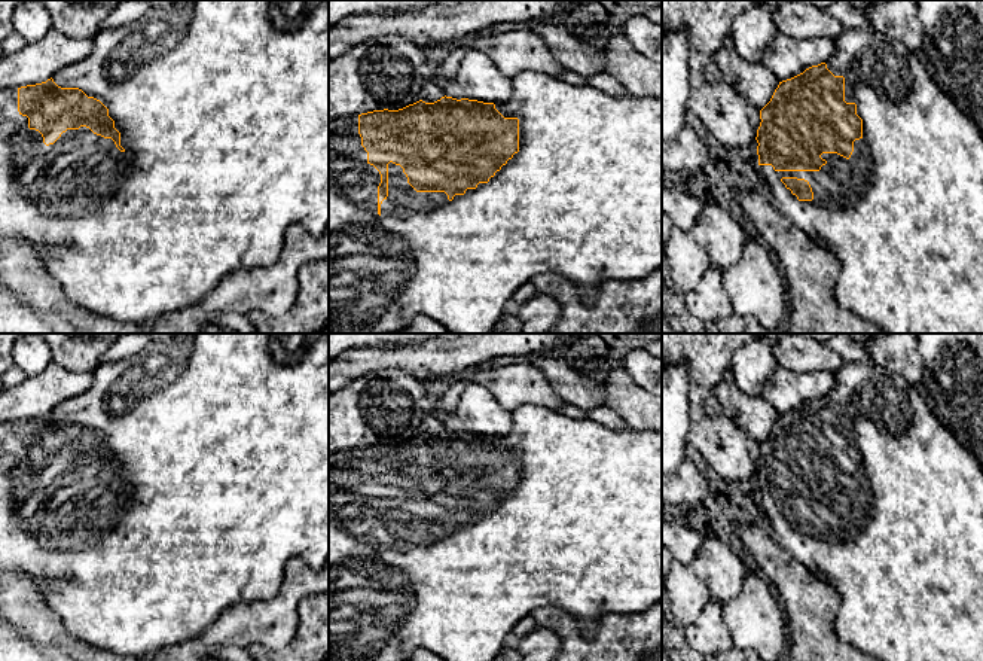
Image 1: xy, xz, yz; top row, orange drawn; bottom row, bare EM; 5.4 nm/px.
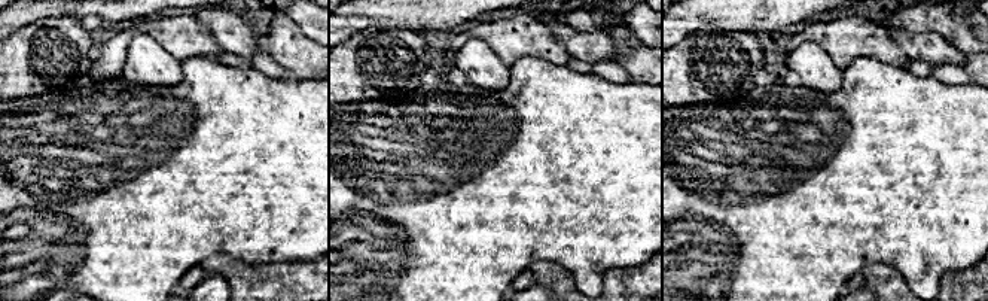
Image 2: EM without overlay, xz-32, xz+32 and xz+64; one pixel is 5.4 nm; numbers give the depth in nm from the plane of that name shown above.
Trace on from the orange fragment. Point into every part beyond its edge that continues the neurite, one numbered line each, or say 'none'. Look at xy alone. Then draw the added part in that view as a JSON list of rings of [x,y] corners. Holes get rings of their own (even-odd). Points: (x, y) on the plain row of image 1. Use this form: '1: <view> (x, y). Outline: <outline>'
1: xy (225, 454). Outline: [[[174,333],[167,339],[153,339],[143,350],[126,359],[100,363],[94,371],[94,384],[88,390],[57,405],[52,412],[58,420],[79,421],[88,430],[100,433],[109,442],[109,450],[115,454],[115,462],[120,466],[123,485],[116,481],[112,472],[97,469],[86,460],[67,463],[54,478],[46,479],[42,467],[28,462],[28,451],[18,445],[18,421],[0,424],[0,569],[21,572],[33,578],[45,601],[59,615],[64,628],[77,640],[112,654],[150,660],[165,648],[198,639],[229,607],[274,597],[283,584],[283,573],[290,558],[302,558],[312,570],[321,569],[329,560],[329,333],[321,333],[315,342],[303,347],[300,350],[300,362],[296,365],[278,365],[272,359],[268,350],[272,336],[274,333]]]

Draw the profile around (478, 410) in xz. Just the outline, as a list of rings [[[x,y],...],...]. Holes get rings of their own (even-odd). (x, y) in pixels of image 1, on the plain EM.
[[[468,383],[463,392],[455,415],[464,432],[483,436],[506,436],[513,427],[512,412],[480,384]]]

